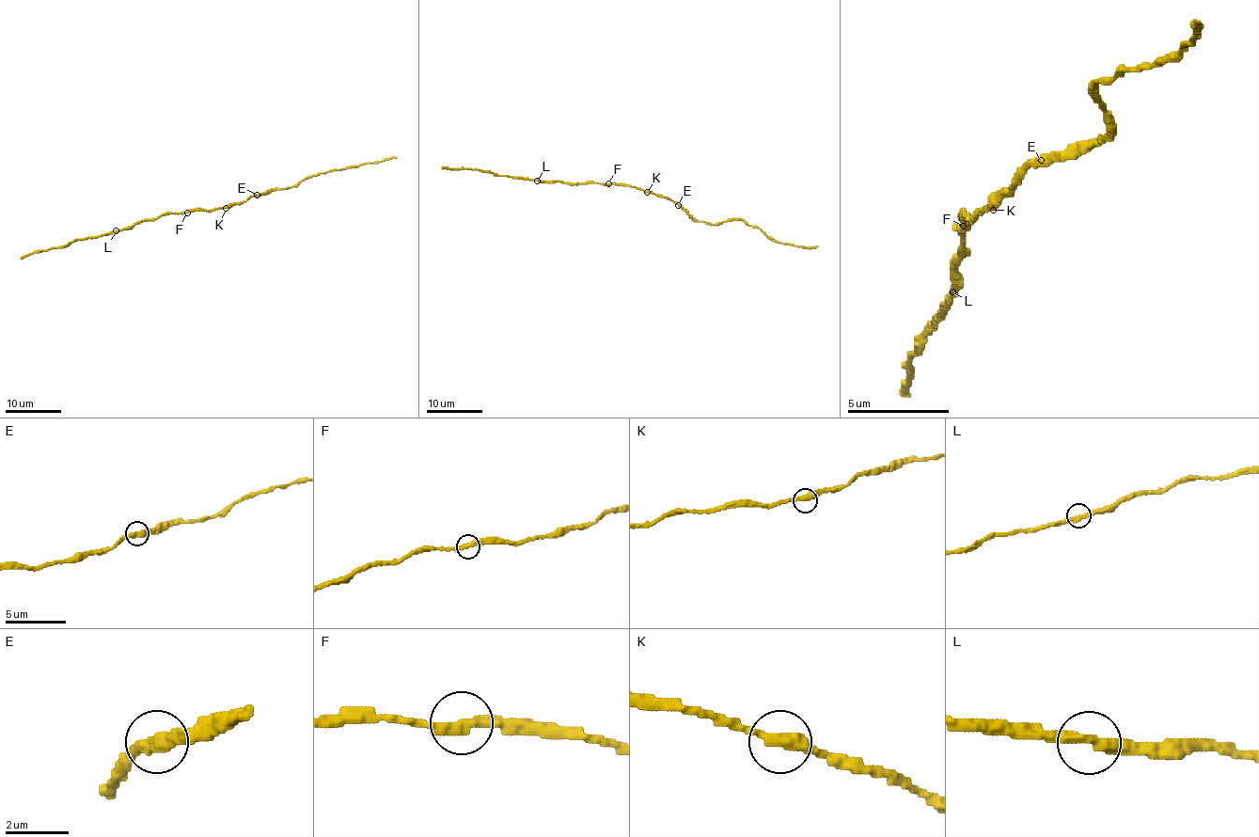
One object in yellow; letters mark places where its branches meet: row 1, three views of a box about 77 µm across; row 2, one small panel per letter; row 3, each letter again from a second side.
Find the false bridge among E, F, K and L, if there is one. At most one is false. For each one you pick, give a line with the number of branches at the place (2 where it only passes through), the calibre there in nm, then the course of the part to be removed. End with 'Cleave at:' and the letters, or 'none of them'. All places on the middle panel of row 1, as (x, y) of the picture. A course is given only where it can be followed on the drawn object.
Cleave at: none of them

